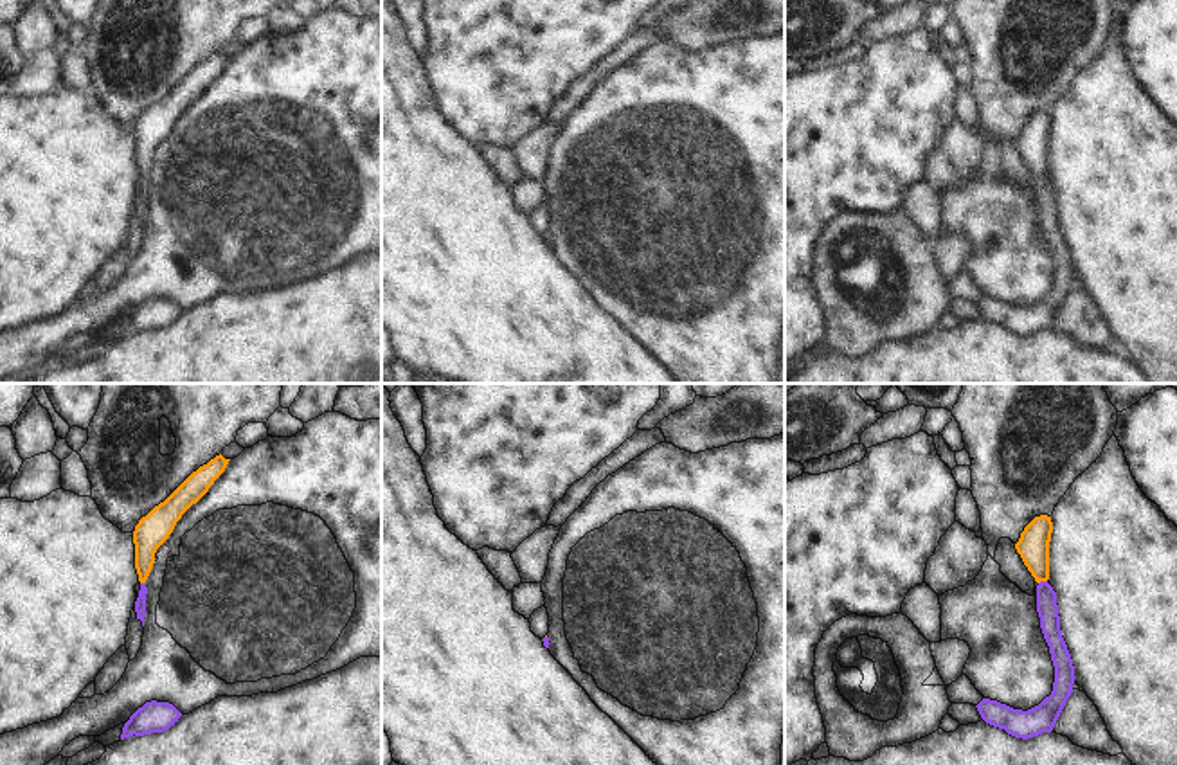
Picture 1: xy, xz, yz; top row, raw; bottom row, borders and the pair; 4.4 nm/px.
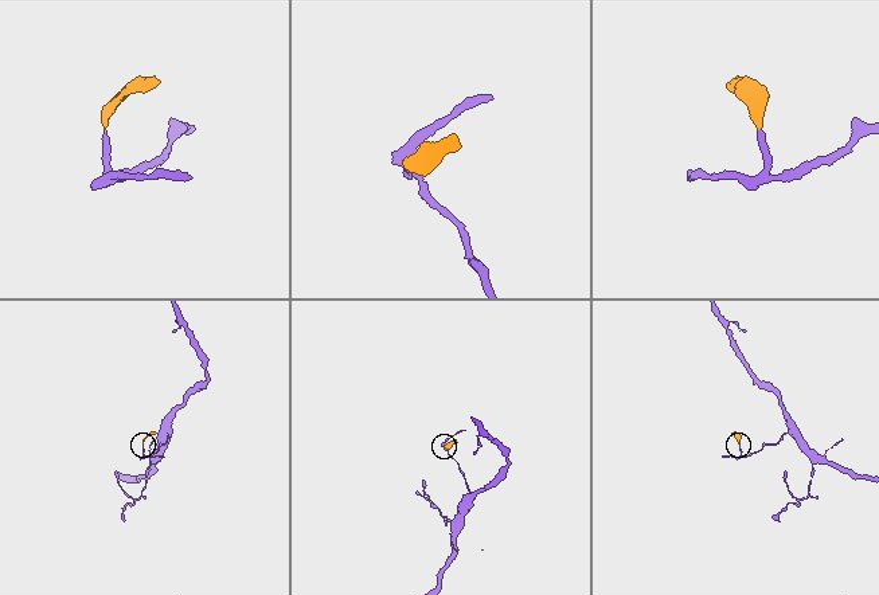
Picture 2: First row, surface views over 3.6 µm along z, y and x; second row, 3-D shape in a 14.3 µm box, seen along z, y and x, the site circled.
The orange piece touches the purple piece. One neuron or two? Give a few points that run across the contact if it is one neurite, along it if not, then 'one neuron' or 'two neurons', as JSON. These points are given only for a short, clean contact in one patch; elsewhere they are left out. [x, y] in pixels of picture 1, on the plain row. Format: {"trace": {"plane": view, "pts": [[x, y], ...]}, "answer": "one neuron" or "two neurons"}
{"trace": {"plane": "yz", "pts": [[1033, 143], [1042, 177], [1046, 195]]}, "answer": "one neuron"}

